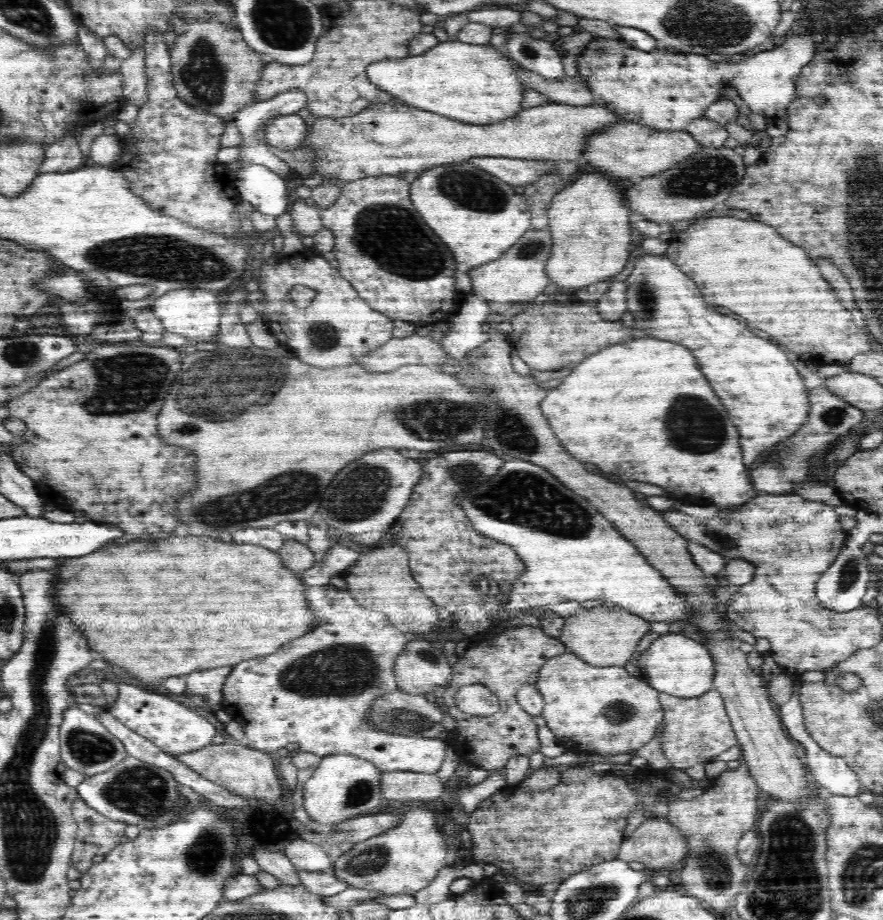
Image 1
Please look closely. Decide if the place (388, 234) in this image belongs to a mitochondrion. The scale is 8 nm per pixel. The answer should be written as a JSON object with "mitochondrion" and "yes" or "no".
{"mitochondrion":"yes"}

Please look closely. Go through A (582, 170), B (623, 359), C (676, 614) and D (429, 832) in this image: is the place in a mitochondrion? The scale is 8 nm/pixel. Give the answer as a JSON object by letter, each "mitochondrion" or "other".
{"A":"other","B":"other","C":"other","D":"other"}

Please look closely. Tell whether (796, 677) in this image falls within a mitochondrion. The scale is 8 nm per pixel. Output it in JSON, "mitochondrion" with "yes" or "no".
{"mitochondrion":"no"}

